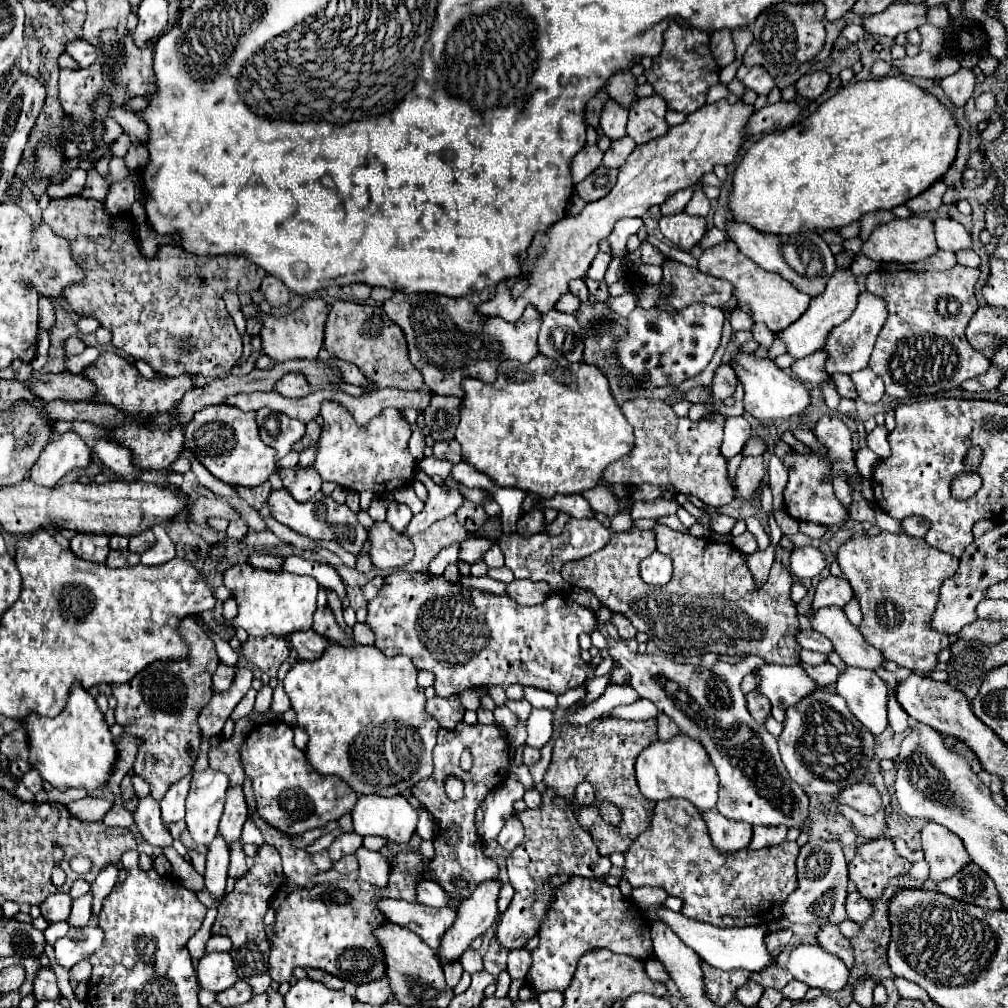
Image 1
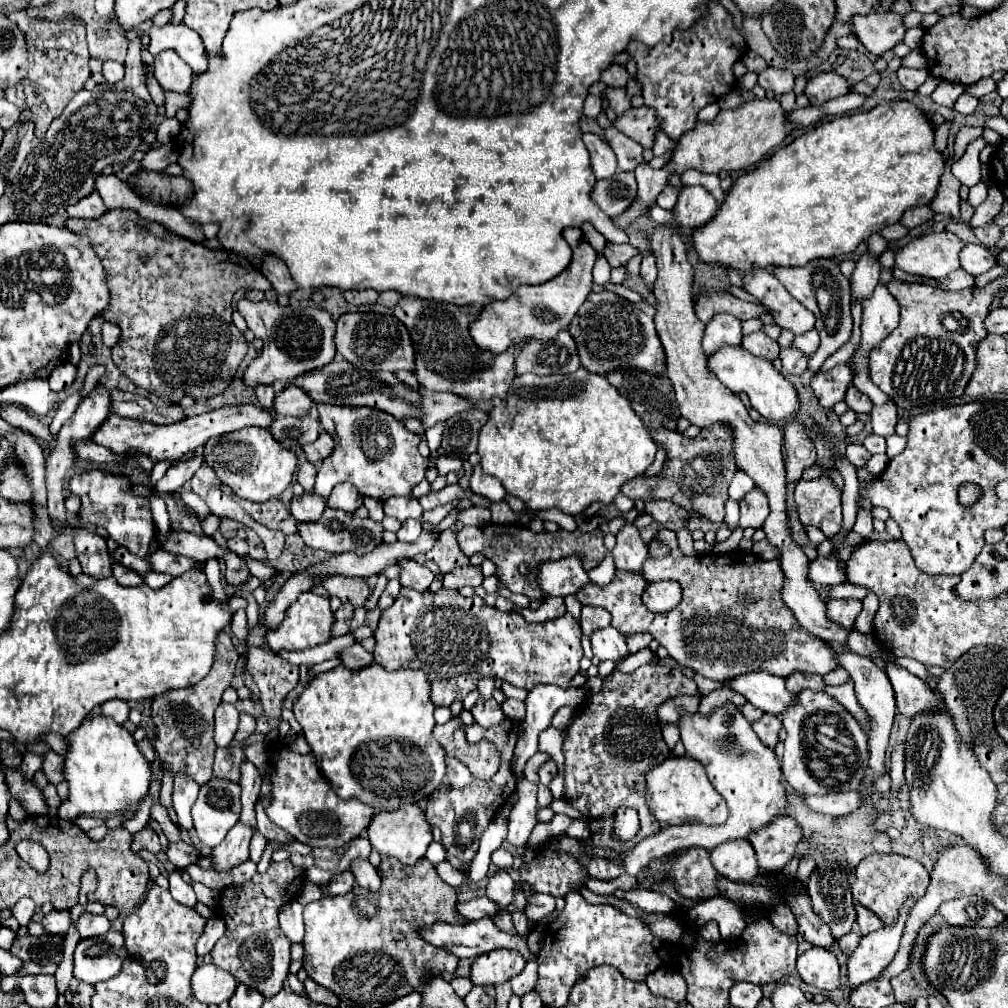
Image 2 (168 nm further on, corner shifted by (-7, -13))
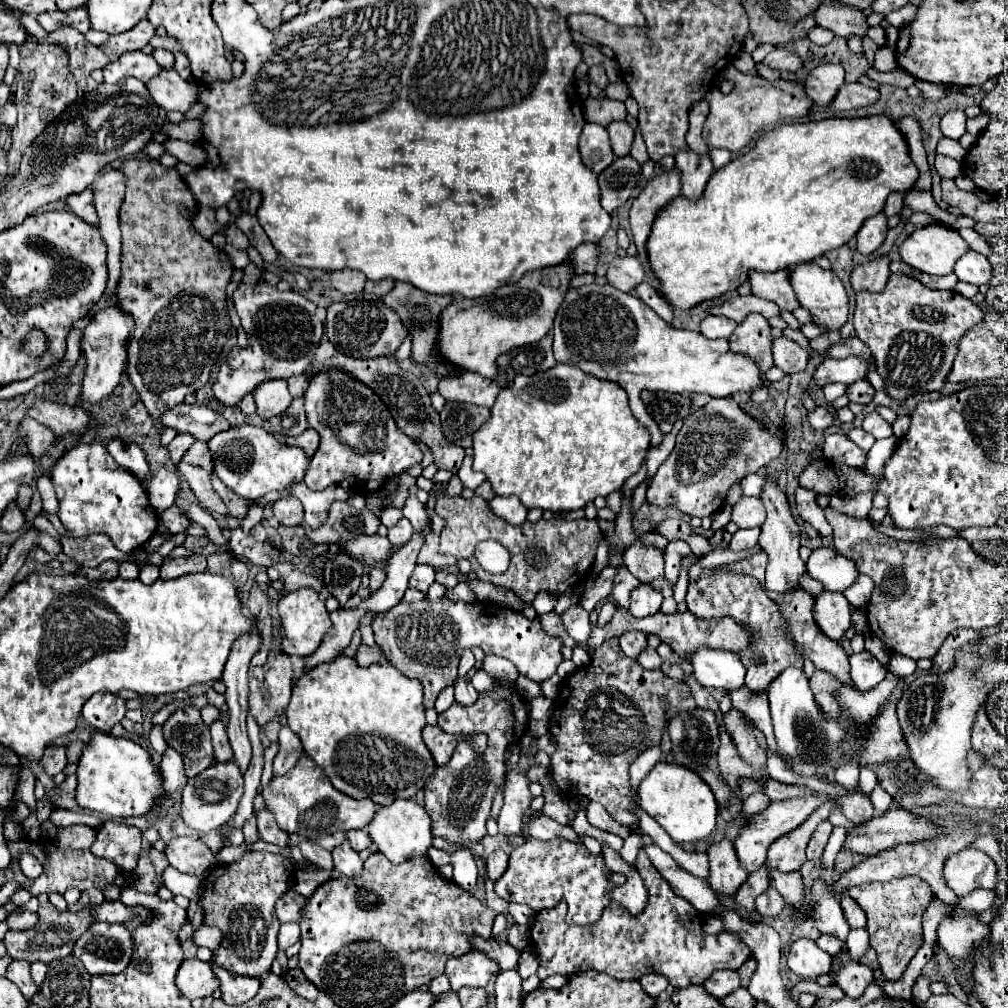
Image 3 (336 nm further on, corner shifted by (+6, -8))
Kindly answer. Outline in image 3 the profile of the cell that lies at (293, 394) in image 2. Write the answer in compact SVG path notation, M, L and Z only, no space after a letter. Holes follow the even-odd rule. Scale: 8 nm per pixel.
M269 380L257 386L255 402L257 402L257 414L261 418L271 418L285 412L293 402L293 396L289 394L285 380Z

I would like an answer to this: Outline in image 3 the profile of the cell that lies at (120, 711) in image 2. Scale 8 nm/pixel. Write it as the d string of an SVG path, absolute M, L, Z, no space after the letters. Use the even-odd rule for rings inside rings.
M97 692L83 706L83 718L99 732L109 732L125 718L125 712L125 700L111 692Z

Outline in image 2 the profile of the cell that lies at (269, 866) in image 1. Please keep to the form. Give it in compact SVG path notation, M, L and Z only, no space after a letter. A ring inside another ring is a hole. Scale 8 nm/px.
M290 861L270 863L266 873L256 873L242 885L228 885L218 895L216 909L220 909L220 917L226 921L226 933L210 953L214 965L228 969L236 981L258 989L264 997L276 995L288 975L292 943L278 925L278 909L296 897L302 879L304 871Z

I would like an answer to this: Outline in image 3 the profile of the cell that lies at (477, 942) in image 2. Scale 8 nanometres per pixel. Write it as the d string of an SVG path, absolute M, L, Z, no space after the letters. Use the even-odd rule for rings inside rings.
M471 934L469 936L469 942L471 942L471 948L473 950L481 950L485 954L489 954L501 970L511 970L511 968L517 968L517 960L519 960L519 950L513 948L509 942L501 942L497 938L483 938L479 934Z

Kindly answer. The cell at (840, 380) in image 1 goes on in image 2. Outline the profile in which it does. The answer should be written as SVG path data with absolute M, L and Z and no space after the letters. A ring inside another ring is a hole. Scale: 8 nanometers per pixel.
M850 387L850 389L848 389L844 401L846 401L846 405L848 405L852 411L856 411L856 413L870 413L870 411L872 411L872 401L868 399L866 393L862 393L862 391L856 389L856 387Z

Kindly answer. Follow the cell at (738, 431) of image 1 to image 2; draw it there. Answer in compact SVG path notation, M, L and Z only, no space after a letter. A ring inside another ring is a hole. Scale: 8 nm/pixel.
M738 471L738 475L734 475L734 479L732 479L732 483L730 483L730 497L732 499L740 499L740 497L744 497L748 491L752 491L754 489L754 481L748 477L748 475L744 475L742 471Z

